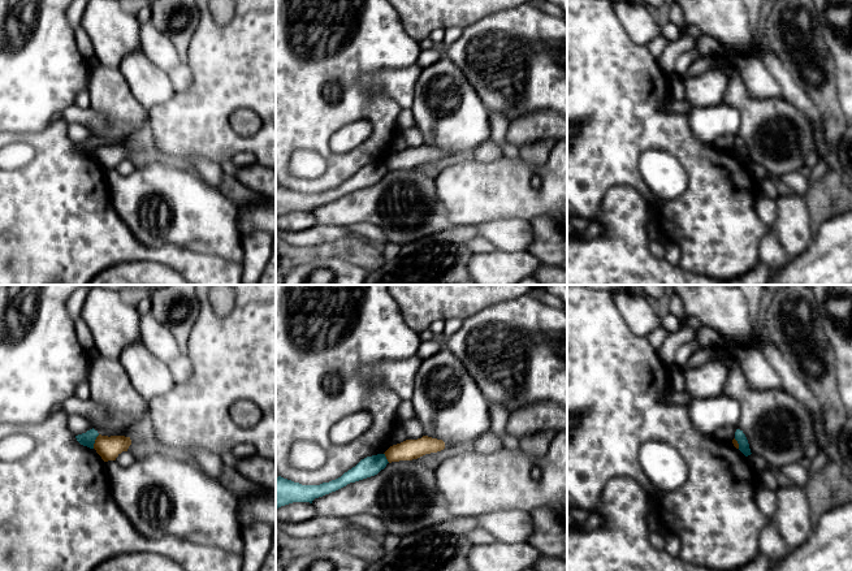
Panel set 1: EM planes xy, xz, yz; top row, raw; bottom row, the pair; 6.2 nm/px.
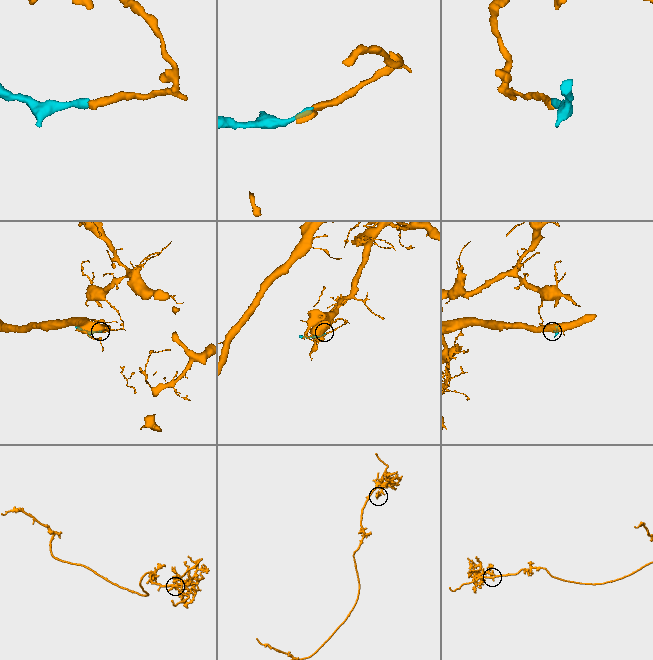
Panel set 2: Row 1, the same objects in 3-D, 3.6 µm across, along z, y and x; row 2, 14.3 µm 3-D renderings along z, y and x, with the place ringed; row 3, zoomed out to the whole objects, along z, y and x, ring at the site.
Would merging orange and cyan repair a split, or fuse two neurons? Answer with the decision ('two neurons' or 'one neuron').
two neurons

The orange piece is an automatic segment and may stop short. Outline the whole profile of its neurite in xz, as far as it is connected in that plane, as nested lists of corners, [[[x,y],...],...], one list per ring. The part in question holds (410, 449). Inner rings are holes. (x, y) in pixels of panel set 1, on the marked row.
[[[423,436],[418,440],[406,440],[390,446],[384,454],[389,463],[418,459],[425,454],[437,453],[445,449],[442,440]]]

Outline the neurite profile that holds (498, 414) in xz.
[[[490,405],[488,411],[490,415],[490,431],[497,436],[503,434],[510,416],[509,410],[502,405]]]

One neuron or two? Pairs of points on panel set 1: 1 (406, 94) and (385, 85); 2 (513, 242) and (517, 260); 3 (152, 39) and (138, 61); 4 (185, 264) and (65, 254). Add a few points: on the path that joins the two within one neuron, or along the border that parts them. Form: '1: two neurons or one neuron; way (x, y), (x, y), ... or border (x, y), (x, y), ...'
1: one neuron; way (401, 89), (397, 85), (390, 85)
2: two neurons; border (496, 247), (504, 251), (527, 251)
3: two neurons; border (141, 48), (155, 65), (167, 72)
4: one neuron; way (155, 254), (95, 251)

